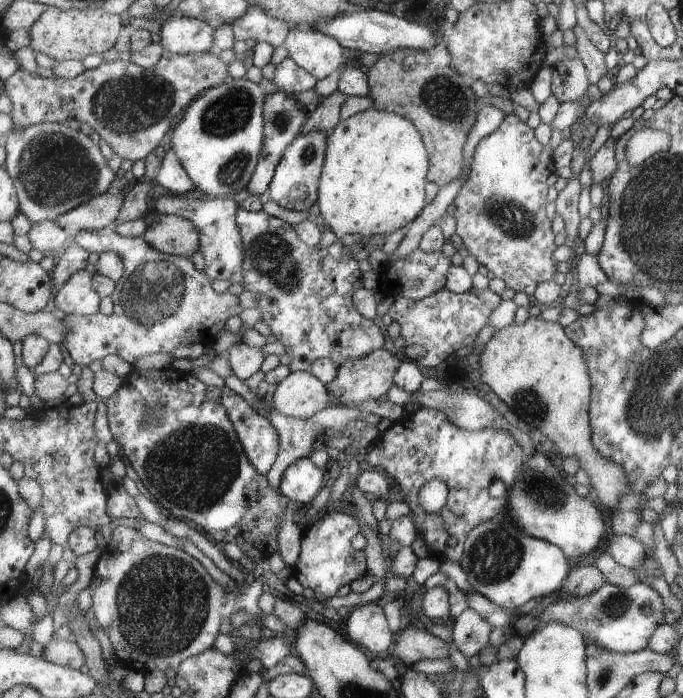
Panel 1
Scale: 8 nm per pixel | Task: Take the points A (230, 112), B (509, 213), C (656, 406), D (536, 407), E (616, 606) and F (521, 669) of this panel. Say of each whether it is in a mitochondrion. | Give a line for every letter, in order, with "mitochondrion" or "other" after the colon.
A: mitochondrion
B: mitochondrion
C: mitochondrion
D: mitochondrion
E: mitochondrion
F: other

